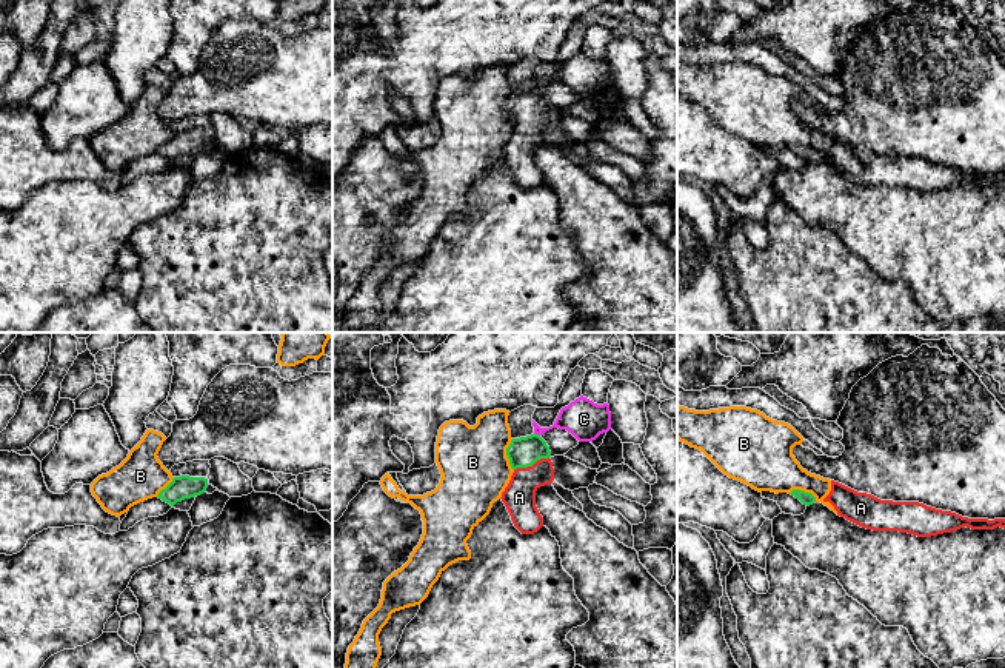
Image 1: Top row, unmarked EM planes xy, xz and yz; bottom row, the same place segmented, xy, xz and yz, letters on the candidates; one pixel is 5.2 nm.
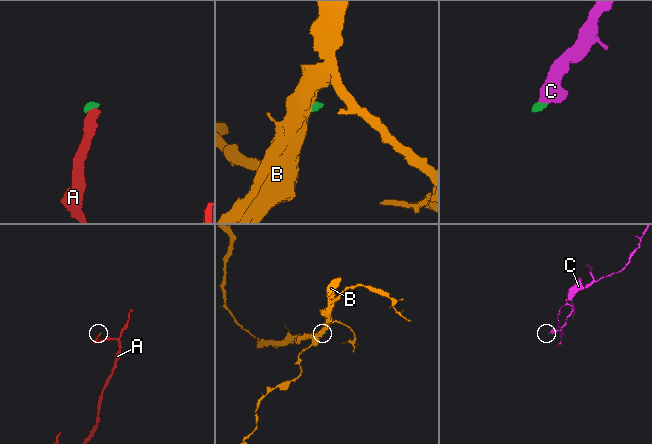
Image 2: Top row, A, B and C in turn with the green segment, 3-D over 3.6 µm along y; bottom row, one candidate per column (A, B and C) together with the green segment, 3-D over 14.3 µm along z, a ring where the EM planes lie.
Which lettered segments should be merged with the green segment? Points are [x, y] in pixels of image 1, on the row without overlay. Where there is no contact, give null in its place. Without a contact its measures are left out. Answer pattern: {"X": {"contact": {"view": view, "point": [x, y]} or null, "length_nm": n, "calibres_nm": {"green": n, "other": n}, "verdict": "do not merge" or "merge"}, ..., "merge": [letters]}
{"A": {"contact": {"view": "xz", "point": [531, 120]}, "length_nm": 200, "calibres_nm": {"green": 160, "other": 170}, "verdict": "merge"}, "B": {"contact": {"view": "xz", "point": [507, 110]}, "length_nm": 170, "calibres_nm": {"green": 160, "other": 360}, "verdict": "do not merge"}, "C": {"contact": {"view": "xz", "point": [537, 90]}, "length_nm": 40, "calibres_nm": {"green": 160, "other": 200}, "verdict": "merge"}, "merge": ["A", "C"]}

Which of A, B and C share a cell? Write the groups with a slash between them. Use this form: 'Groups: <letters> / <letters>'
Groups: A C / B

